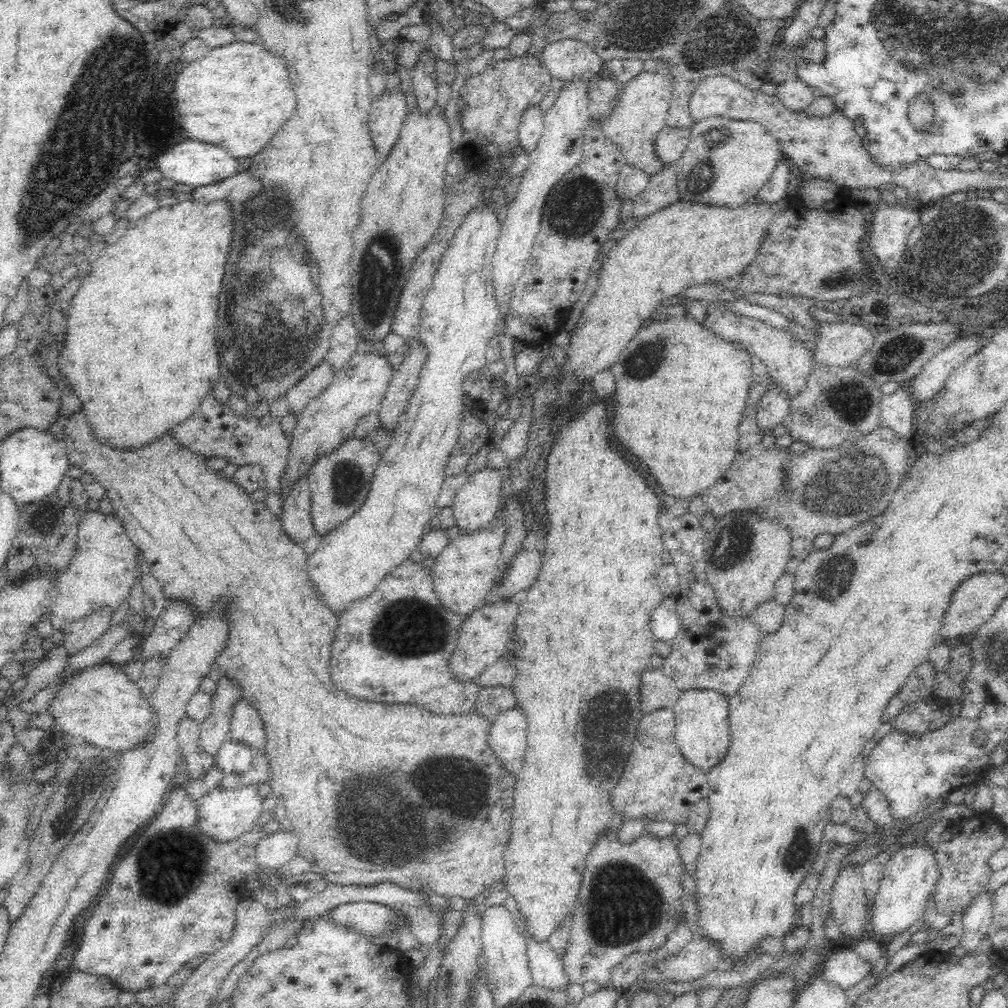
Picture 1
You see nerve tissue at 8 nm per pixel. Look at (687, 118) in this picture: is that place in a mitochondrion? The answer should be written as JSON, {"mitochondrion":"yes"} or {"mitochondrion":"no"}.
{"mitochondrion":"no"}

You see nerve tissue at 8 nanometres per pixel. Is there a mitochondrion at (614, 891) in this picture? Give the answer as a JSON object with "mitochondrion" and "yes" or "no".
{"mitochondrion":"yes"}

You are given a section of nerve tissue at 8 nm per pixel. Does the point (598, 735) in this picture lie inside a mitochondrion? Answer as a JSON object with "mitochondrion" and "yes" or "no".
{"mitochondrion":"yes"}

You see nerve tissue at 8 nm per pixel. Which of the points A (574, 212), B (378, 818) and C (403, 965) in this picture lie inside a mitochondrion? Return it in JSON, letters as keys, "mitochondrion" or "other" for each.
{"A":"mitochondrion","B":"mitochondrion","C":"other"}

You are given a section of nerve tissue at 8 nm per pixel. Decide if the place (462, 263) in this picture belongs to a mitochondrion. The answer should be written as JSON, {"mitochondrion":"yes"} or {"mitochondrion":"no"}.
{"mitochondrion":"no"}

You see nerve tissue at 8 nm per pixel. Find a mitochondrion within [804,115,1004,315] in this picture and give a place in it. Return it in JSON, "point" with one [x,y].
{"point":[958,252]}

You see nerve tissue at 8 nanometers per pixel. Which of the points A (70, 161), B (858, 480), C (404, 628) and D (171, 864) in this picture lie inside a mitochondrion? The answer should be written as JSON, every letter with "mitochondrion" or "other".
{"A":"mitochondrion","B":"mitochondrion","C":"mitochondrion","D":"mitochondrion"}

